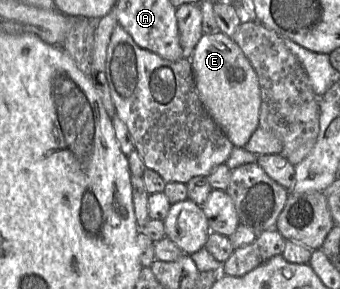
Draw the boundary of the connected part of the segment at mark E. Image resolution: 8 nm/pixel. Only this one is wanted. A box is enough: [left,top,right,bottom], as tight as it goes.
[190,32,261,148]

